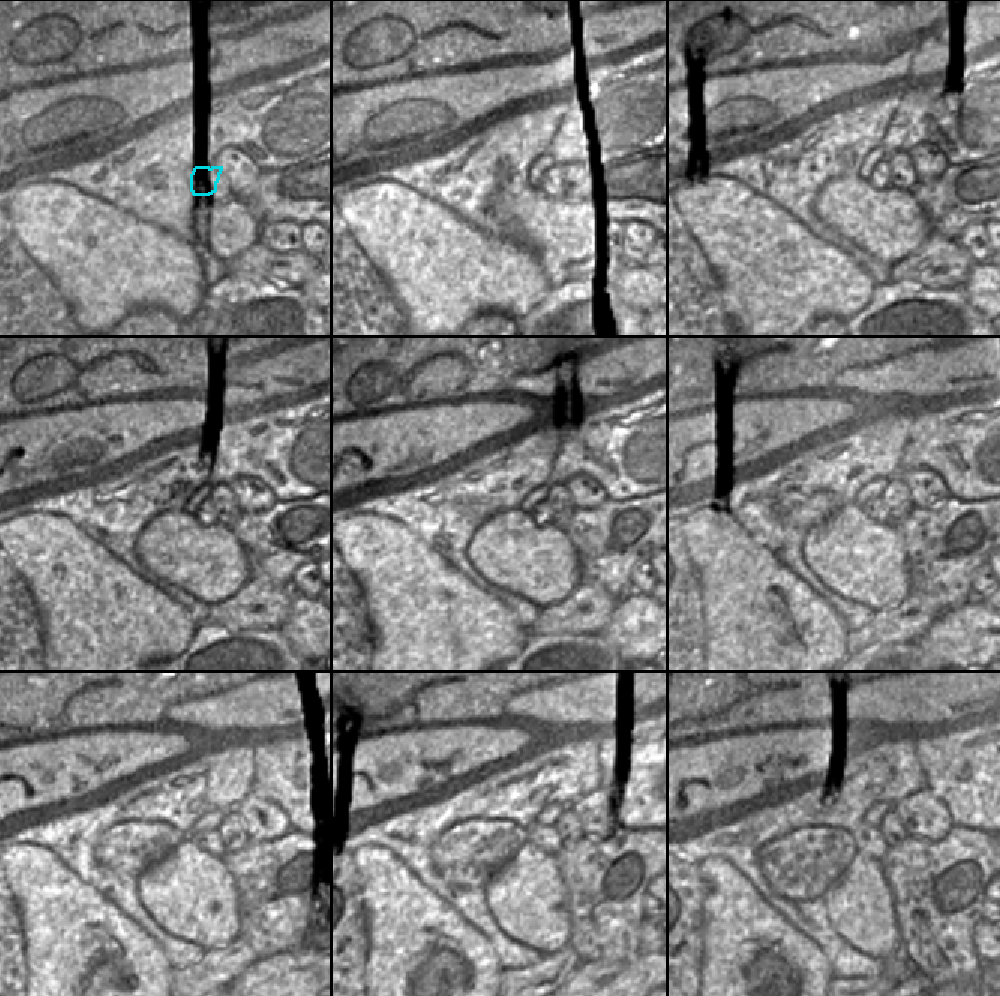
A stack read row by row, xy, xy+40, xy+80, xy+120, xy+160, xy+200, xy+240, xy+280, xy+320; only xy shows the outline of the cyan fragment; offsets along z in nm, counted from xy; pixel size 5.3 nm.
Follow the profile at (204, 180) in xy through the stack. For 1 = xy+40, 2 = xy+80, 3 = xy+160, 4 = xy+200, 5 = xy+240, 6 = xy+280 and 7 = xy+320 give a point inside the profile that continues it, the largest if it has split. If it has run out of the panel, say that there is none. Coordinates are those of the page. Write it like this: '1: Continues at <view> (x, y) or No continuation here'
1: Continues at xy+40 (541, 174)
2: Continues at xy+80 (874, 170)
3: Continues at xy+160 (534, 504)
4: Continues at xy+200 (868, 498)
5: Continues at xy+240 (204, 834)
6: Continues at xy+280 (541, 834)
7: Continues at xy+320 (876, 836).

